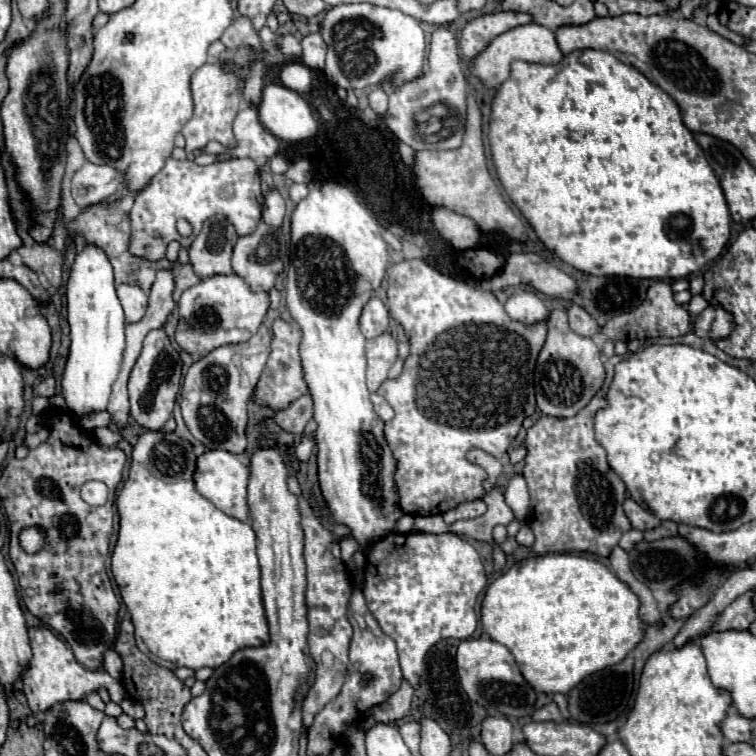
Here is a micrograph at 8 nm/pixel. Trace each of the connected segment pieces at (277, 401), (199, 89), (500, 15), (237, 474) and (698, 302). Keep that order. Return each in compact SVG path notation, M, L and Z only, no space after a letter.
M275 318L273 320L273 340L271 340L271 354L267 360L267 366L257 382L257 388L253 392L253 400L261 406L269 406L273 410L283 410L291 404L291 400L297 400L299 396L307 394L309 388L303 380L303 368L301 368L301 358L299 358L299 344L301 344L301 330L297 330L293 324Z
M205 64L191 76L191 94L195 102L193 118L185 124L183 136L185 136L185 150L193 152L195 148L201 150L209 140L217 140L227 148L235 146L235 136L231 130L231 124L239 112L241 104L241 78L239 72L227 72L223 64Z
M491 12L491 14L481 14L465 24L461 30L459 46L463 60L469 62L475 54L479 54L493 38L499 34L519 26L519 24L529 24L533 18L531 14L525 12Z
M207 450L201 456L197 456L197 468L195 468L195 488L199 494L203 494L209 502L213 502L219 510L225 514L247 520L249 518L249 506L247 506L247 482L249 482L249 466L239 460L239 456L227 452L227 450Z
M698 294L698 295L694 295L693 298L689 301L689 304L687 304L687 309L691 315L697 316L708 305L709 305L708 302L702 296L702 294Z

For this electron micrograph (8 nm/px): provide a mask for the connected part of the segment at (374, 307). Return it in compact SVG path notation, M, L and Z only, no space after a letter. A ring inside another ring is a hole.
M373 296L365 304L359 322L365 338L377 338L379 334L385 334L389 330L389 310L377 296Z

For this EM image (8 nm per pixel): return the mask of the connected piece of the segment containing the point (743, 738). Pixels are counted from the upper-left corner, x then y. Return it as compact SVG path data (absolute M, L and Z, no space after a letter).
M735 708L727 710L727 716L719 724L721 734L729 742L751 742L751 722L743 718Z

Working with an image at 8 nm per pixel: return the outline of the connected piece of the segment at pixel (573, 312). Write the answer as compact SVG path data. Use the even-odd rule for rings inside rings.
M573 304L569 310L567 310L567 314L569 314L569 326L571 326L571 330L575 332L575 334L579 334L579 336L595 336L597 332L599 332L599 324L587 314L587 310L583 310L581 306L577 306L577 304Z

